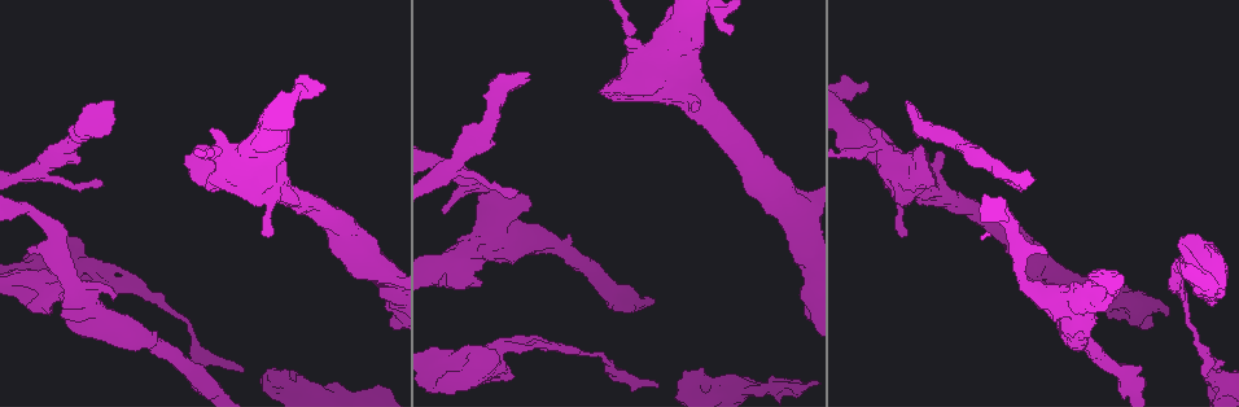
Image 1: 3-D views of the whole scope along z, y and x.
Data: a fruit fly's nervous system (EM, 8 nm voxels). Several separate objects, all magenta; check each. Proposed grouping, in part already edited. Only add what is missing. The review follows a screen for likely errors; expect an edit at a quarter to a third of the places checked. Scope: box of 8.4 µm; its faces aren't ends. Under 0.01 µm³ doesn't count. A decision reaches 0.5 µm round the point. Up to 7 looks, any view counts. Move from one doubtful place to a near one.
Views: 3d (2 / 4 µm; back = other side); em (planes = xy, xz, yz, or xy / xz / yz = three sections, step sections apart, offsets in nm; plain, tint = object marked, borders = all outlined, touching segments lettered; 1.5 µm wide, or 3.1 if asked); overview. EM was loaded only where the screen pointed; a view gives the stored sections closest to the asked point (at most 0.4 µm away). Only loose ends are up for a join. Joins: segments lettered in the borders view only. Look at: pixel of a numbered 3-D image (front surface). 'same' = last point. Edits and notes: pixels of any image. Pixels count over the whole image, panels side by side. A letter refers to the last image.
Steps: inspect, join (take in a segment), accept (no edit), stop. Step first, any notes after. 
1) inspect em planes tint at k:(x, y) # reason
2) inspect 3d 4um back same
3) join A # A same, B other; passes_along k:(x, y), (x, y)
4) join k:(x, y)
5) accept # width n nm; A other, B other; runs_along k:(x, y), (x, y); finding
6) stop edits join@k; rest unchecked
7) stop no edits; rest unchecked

inspect 3d 4um back at 1:(702, 367) # an open end

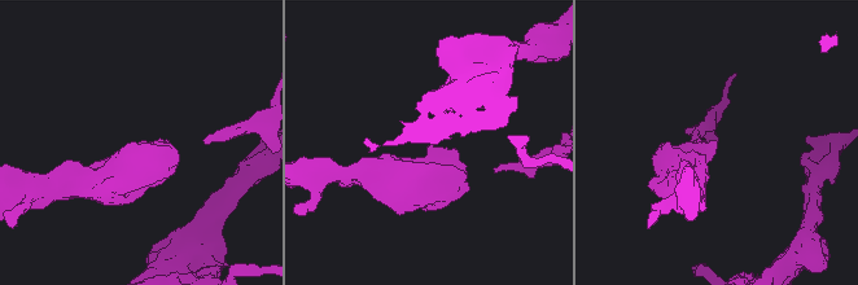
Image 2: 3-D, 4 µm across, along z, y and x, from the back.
inspect em xz step 8 borders at 2:(714, 141)

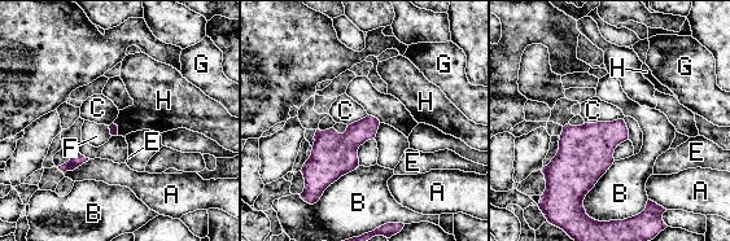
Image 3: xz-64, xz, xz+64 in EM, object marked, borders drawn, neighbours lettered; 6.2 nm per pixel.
inspect em xy step 8 borders same # another direction

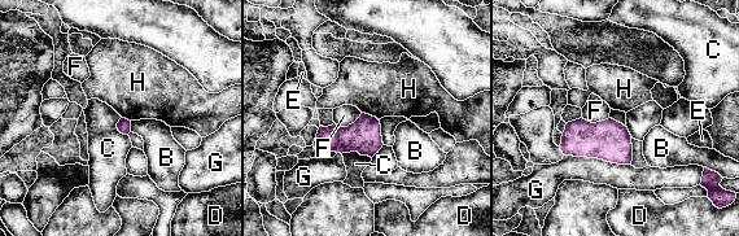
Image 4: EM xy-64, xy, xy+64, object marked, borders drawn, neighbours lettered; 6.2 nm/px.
accept # longest_contact G 420 nm; B other, C other, D other, E other, F other, G other, H other; border 4:(362, 112), (377, 119); none of them fits

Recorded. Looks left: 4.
inspect 3d 2um at 1:(611, 374) # thin end

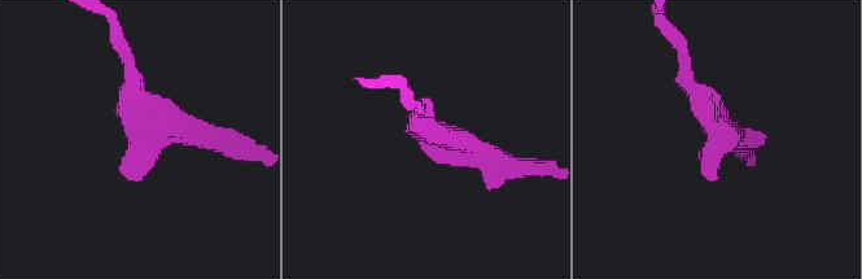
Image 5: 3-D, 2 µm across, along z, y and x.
inspect em yz step 4 tint at 5:(715, 178) # need the tissue

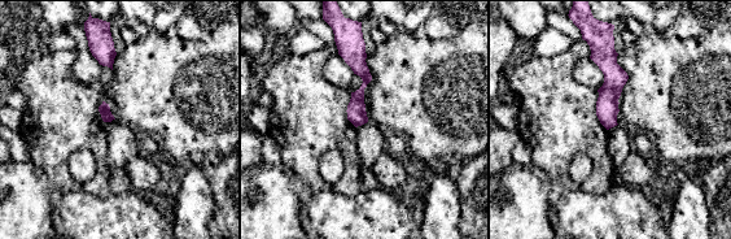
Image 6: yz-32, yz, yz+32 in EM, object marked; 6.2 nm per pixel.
inspect em xy step 8 borders same # another direction

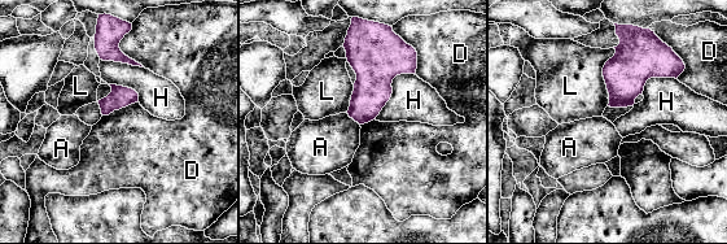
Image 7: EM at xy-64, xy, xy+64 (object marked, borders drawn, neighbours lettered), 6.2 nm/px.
accept # A other, D other, H other, L other; border 7:(346, 113), (359, 125); no lettered segment goes on from it

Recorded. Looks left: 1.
inspect em planes borders at 1:(527, 71) # branch stops here

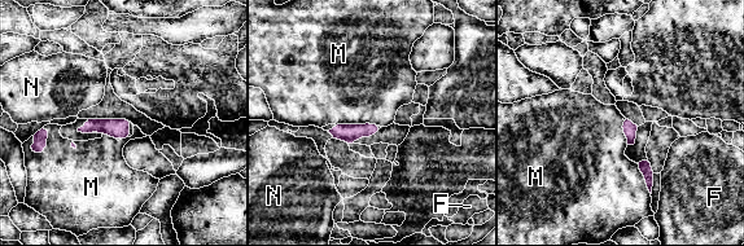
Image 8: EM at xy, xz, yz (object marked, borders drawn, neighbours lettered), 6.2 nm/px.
join M # F other, M same, N other; it goes on there

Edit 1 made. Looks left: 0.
stop edits join@8; rest unchecked

